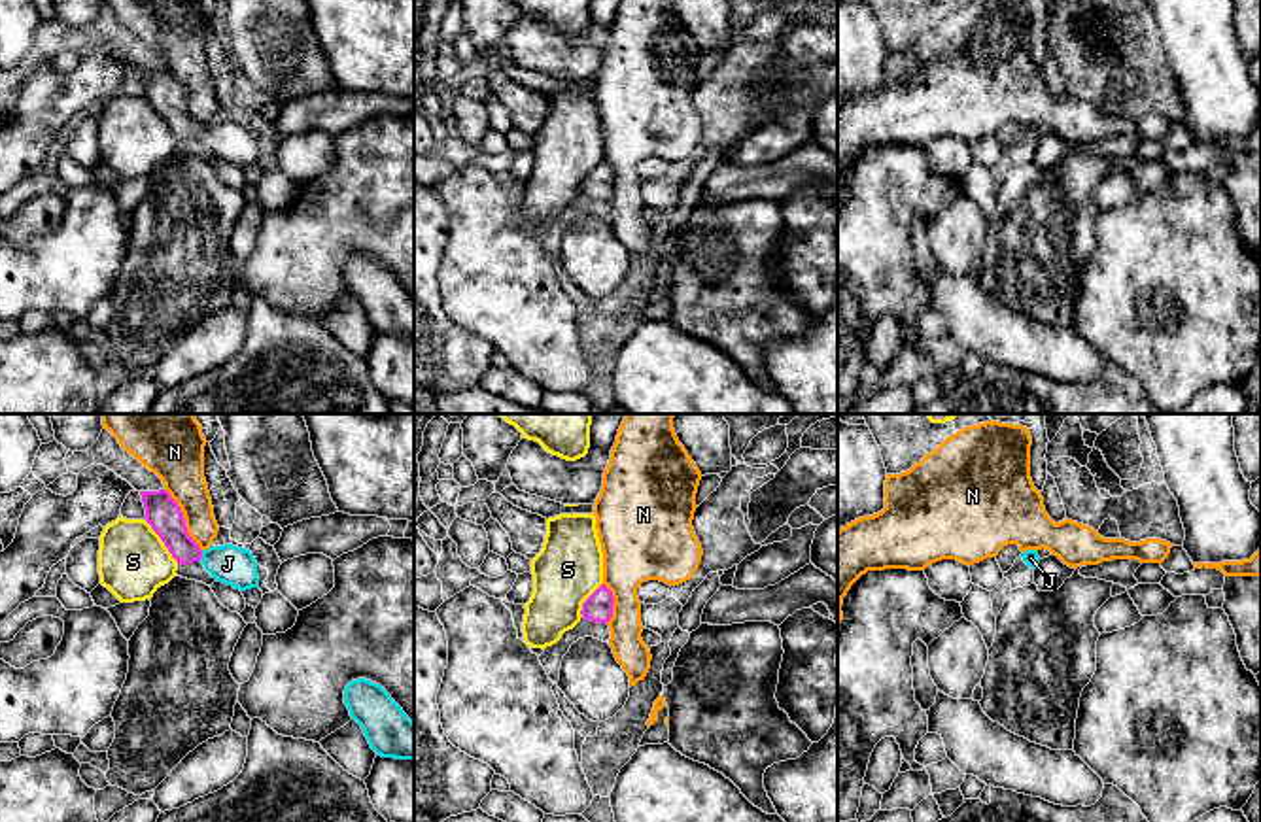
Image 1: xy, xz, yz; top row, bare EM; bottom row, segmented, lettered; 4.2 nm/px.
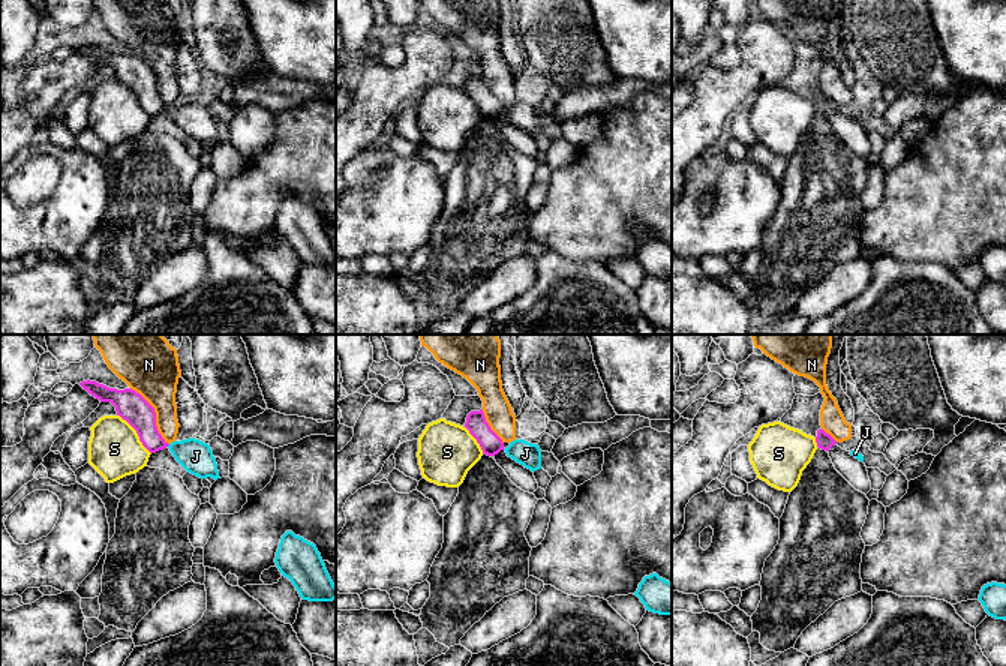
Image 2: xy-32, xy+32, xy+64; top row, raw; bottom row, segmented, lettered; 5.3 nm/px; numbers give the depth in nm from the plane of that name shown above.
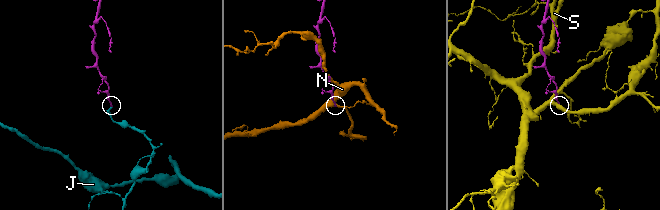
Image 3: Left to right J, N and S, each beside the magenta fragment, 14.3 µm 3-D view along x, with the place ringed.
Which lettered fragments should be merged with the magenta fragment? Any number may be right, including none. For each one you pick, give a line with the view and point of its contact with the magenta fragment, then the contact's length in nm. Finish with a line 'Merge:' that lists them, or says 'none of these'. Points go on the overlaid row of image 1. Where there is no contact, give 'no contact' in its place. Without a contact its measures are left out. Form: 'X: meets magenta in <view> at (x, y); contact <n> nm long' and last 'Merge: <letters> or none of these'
J: meets magenta in xy at (201, 556); contact 40 nm long
Merge: J

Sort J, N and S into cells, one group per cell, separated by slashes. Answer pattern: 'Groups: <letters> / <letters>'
Groups: J / N / S

